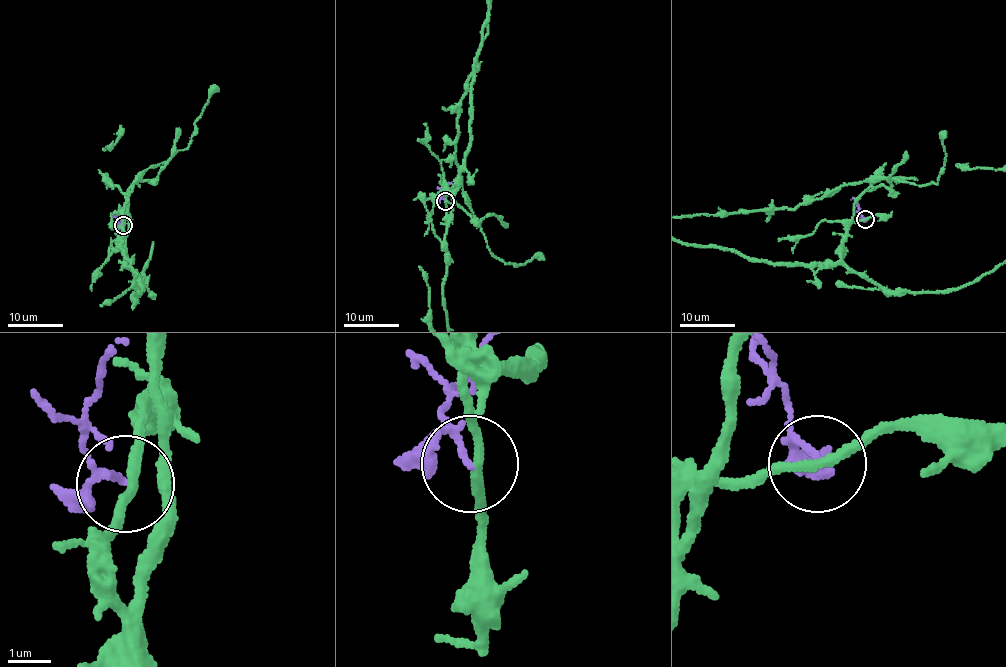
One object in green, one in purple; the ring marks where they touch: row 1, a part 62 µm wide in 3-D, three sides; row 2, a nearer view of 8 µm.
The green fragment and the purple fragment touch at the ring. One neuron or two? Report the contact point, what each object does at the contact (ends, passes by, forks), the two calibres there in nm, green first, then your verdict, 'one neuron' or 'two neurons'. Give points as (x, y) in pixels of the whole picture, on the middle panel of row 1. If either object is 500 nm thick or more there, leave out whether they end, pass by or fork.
at (445, 201); green passes by; purple passes by; 200 nm thick on the green side, 120 nm on the other; two neurons

